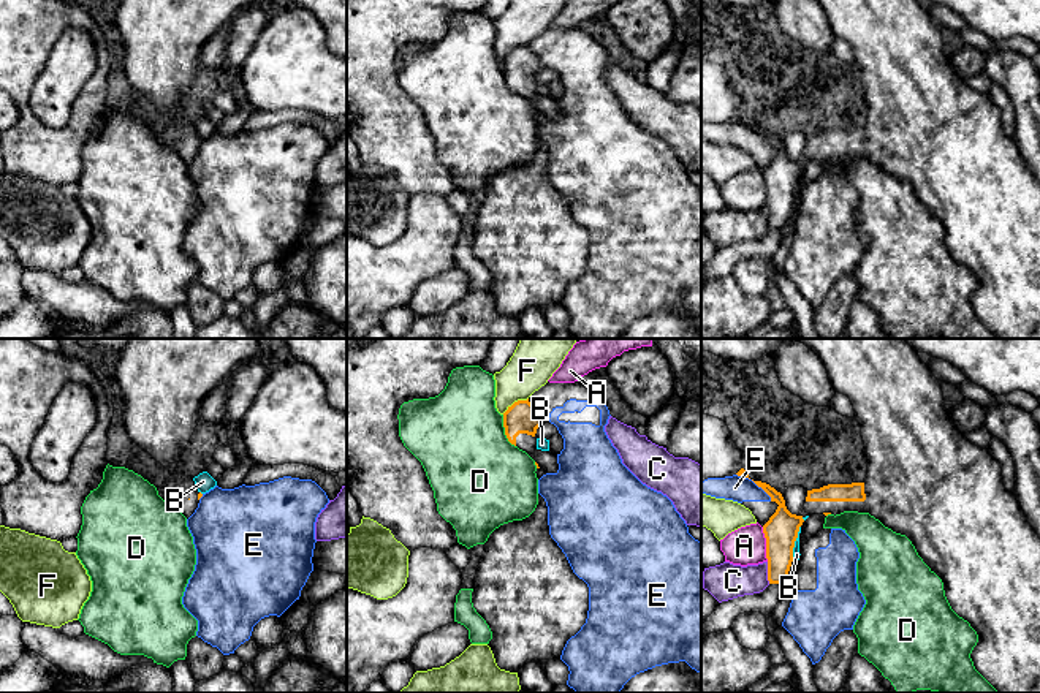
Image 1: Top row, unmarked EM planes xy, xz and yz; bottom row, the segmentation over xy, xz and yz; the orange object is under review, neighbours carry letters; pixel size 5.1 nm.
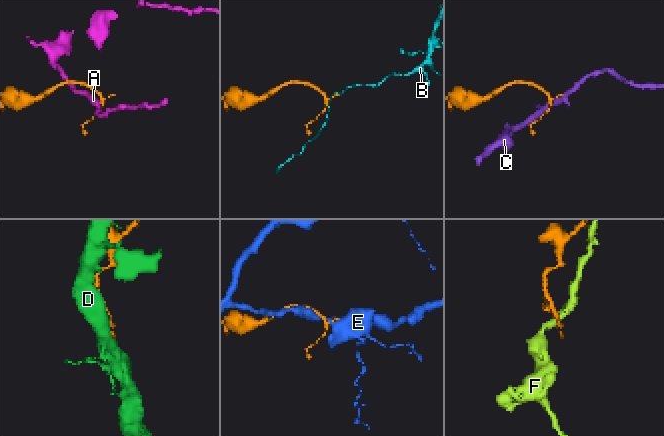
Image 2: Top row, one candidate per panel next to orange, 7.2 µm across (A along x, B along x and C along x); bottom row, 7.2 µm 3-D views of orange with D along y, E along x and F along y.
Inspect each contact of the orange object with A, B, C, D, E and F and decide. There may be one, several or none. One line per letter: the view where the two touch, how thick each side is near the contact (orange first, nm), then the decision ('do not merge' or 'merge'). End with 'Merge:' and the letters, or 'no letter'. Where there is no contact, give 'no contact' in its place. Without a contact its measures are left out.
A: yz | 170/190 nm | do not merge
B: yz | 170/40 nm | do not merge
C: yz | 170/190 nm | do not merge
D: xz | 160/460 nm | do not merge
E: yz | 150/130 nm | do not merge
F: xz | 160/220 nm | do not merge
Merge: no letter

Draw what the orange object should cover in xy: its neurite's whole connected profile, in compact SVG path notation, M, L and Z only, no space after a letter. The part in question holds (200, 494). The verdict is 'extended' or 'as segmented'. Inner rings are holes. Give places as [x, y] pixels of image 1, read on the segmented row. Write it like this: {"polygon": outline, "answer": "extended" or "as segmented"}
{"polygon": "M130 339L109 364L109 386L116 391L127 434L171 471L157 490L187 519L198 508L203 494L193 478L179 473L179 460L201 421L201 402L212 389L226 384L236 369L260 358L263 348L260 339Z", "answer": "extended"}

